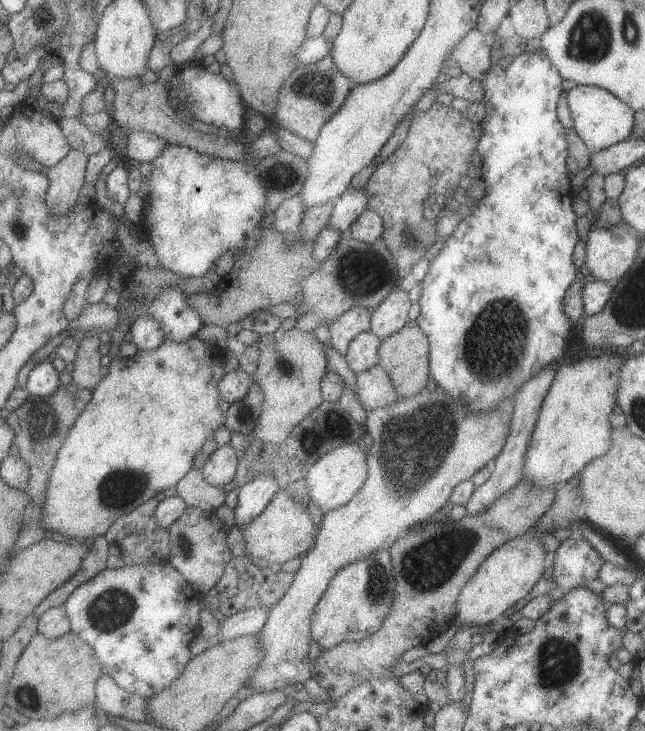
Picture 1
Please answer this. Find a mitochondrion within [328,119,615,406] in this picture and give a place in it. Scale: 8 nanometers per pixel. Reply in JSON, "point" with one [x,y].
{"point":[503,319]}

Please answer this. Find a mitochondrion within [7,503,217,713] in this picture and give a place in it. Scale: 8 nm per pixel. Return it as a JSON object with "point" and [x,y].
{"point":[113,609]}

